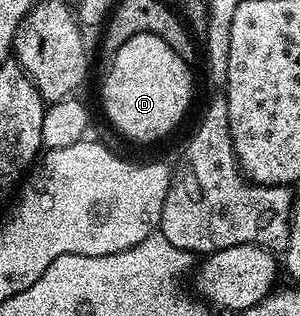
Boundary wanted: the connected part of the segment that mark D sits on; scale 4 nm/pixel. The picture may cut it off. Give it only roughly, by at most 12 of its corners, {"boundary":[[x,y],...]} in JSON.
{"boundary":[[152,33],[124,41],[102,83],[134,143],[176,130],[191,64]]}

